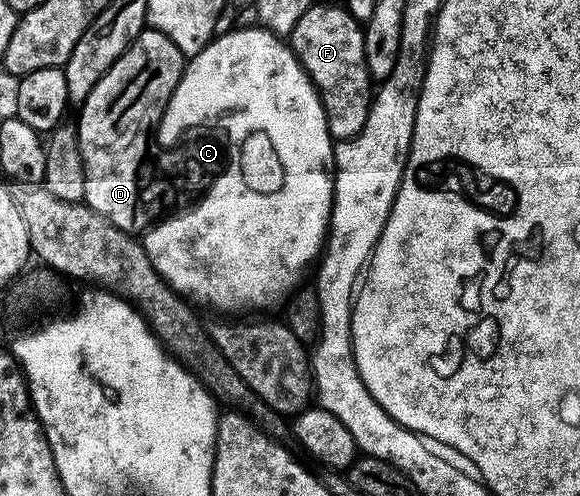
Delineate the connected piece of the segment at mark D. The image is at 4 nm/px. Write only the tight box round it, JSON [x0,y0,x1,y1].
[79,27,186,233]

